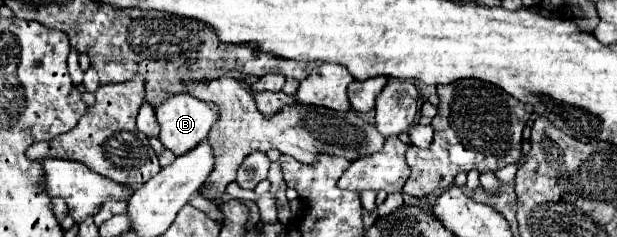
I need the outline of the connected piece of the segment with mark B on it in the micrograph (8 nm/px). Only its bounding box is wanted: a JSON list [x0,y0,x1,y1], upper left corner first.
[156,94,220,156]

